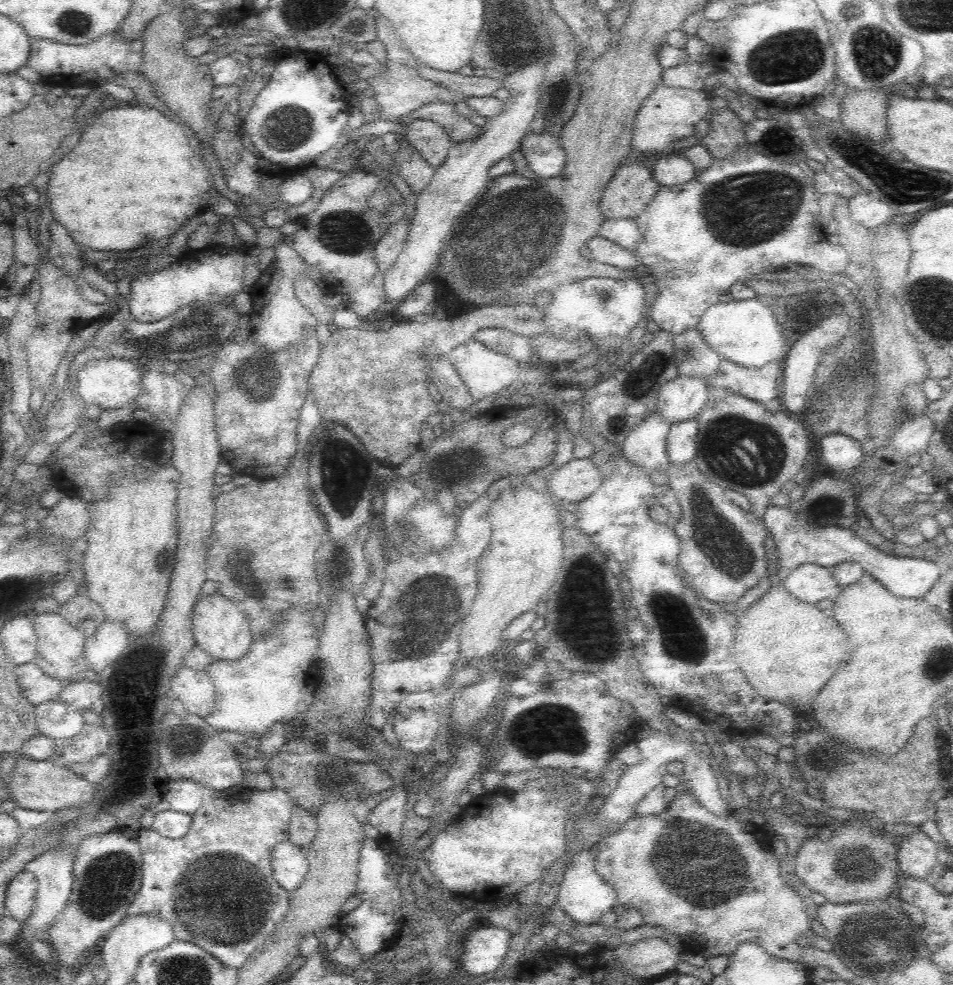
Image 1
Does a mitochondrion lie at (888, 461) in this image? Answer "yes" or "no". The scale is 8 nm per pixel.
no

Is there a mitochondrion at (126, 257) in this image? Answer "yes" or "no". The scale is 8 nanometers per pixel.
no

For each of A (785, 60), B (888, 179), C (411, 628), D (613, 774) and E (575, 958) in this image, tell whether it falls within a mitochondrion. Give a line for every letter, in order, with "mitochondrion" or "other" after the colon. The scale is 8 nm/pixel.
A: mitochondrion
B: mitochondrion
C: mitochondrion
D: other
E: other

